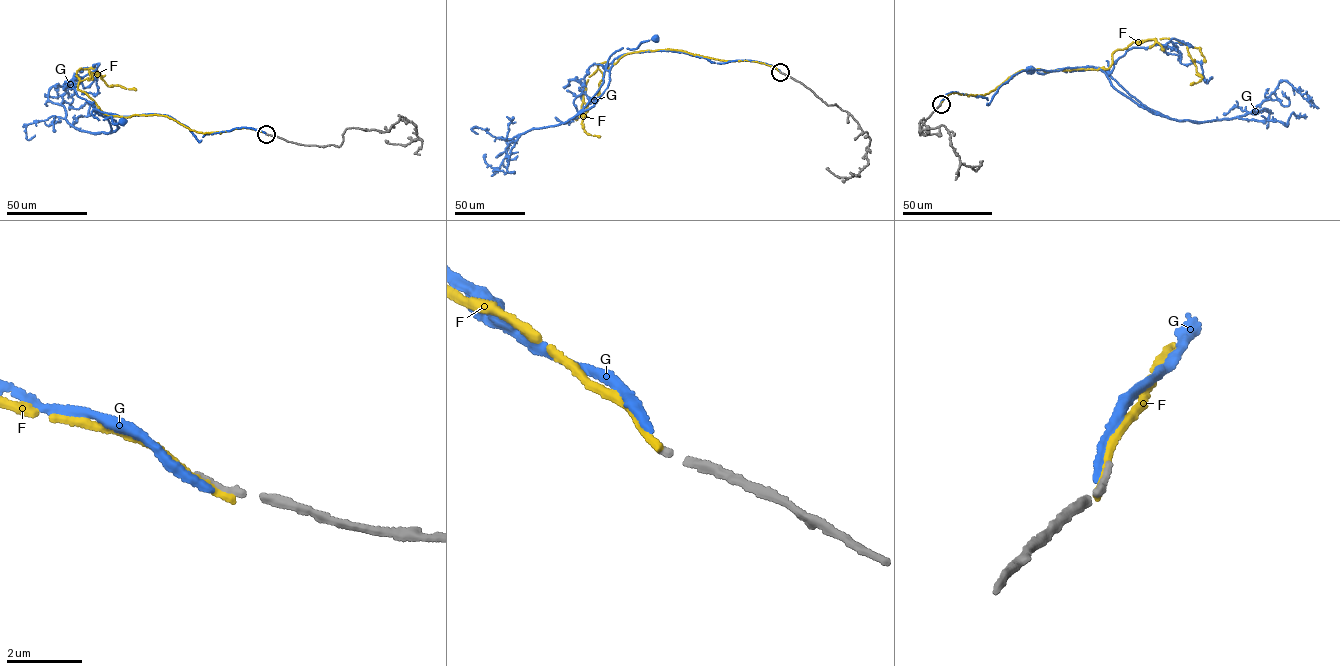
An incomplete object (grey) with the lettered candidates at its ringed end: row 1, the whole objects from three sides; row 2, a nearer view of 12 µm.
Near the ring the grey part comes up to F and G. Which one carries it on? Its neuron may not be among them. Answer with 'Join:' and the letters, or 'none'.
Join: none

